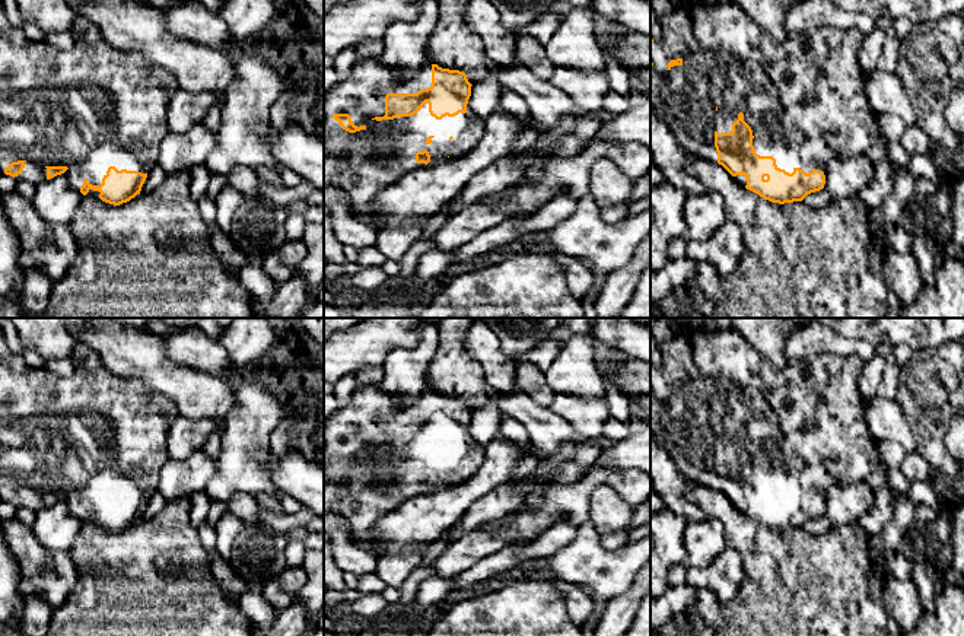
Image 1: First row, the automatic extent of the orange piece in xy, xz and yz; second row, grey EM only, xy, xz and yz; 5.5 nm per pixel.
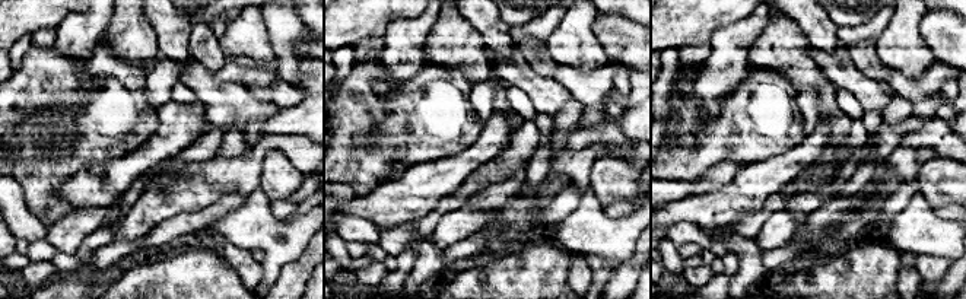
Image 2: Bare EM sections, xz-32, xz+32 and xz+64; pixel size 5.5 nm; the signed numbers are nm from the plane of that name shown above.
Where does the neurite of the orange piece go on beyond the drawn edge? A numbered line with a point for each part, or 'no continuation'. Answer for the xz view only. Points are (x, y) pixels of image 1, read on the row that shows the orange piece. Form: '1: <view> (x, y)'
1: xz (363, 164)

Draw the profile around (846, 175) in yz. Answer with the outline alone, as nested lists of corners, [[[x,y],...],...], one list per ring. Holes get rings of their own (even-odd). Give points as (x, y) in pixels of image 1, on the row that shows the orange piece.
[[[836,156],[827,163],[824,188],[833,201],[844,197],[858,195],[858,193],[874,177],[874,163],[865,156]]]

